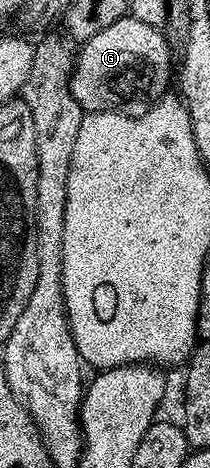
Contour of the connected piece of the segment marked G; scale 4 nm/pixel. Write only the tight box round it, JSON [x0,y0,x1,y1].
[71,16,173,118]

